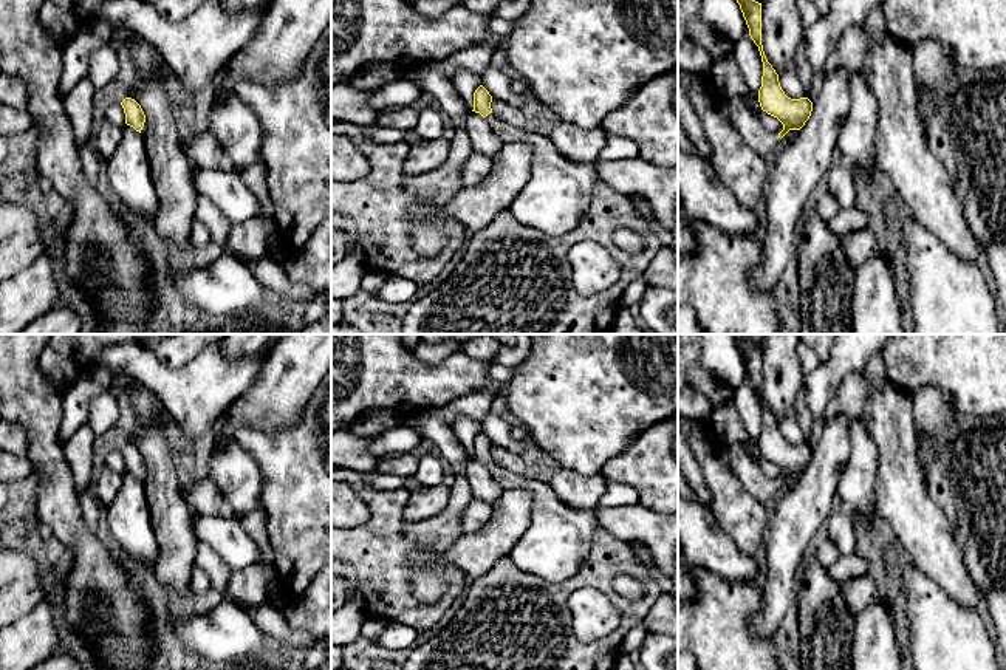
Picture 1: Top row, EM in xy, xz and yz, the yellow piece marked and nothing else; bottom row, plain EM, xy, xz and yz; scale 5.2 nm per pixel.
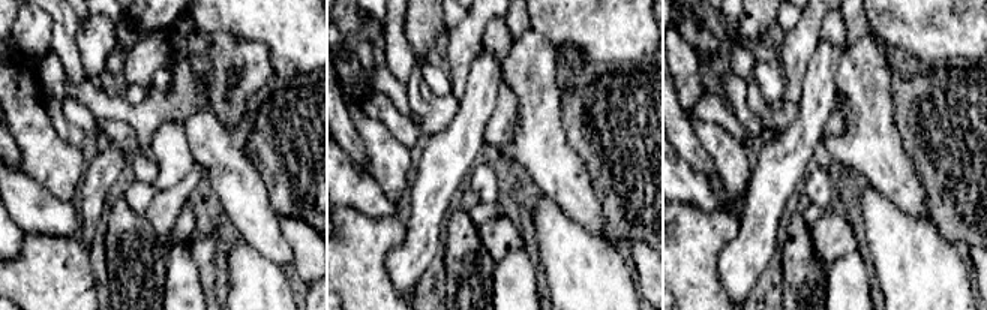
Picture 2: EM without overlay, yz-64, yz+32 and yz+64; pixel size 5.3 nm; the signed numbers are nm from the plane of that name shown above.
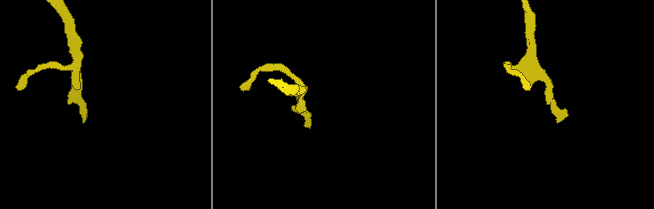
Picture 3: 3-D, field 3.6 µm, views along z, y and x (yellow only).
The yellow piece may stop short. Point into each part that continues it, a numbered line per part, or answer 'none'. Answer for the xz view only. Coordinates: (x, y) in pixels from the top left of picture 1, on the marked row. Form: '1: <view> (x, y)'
1: xz (557, 195)

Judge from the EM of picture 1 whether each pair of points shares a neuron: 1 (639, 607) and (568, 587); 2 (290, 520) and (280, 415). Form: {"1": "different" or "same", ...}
{"1": "same", "2": "different"}

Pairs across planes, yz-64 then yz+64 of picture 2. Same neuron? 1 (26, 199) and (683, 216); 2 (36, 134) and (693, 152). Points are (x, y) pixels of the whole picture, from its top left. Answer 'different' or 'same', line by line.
1: different
2: different

